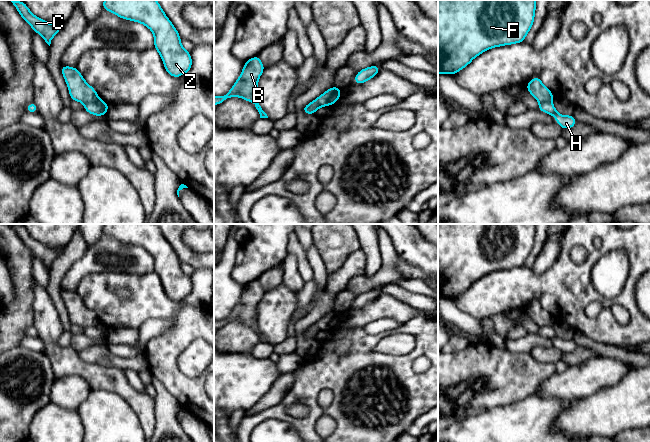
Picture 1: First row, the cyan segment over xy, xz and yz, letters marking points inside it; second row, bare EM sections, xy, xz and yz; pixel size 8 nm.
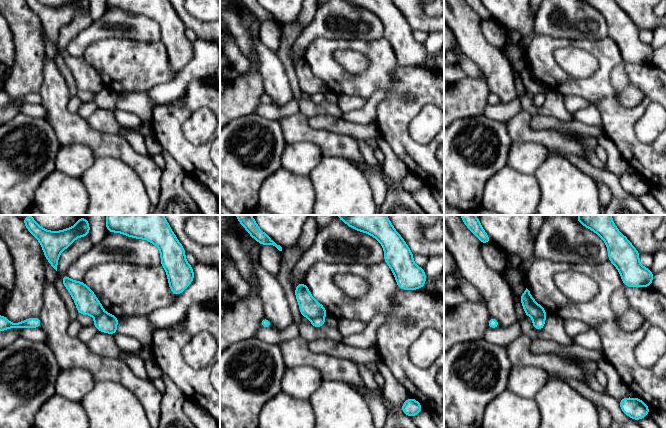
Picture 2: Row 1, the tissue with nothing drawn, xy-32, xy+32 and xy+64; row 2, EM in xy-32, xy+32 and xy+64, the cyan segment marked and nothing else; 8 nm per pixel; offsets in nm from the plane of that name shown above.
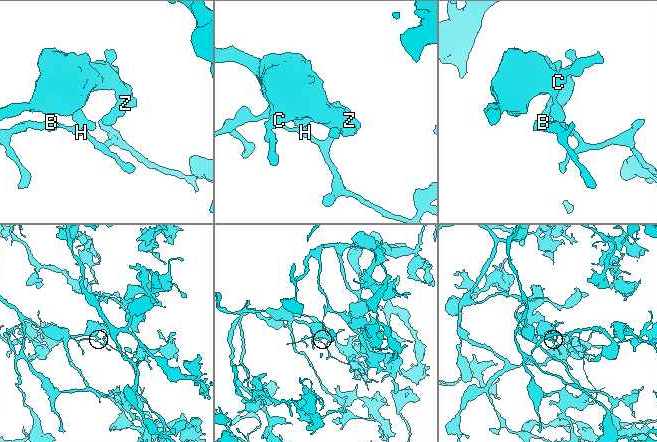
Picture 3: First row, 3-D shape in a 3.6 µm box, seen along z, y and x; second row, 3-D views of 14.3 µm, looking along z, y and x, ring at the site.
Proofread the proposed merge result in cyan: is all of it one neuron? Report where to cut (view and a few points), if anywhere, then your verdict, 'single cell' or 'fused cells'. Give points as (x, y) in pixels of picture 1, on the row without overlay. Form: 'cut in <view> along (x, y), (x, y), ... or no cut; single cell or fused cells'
cut in xy along (98, 322), (85, 328); fused cells

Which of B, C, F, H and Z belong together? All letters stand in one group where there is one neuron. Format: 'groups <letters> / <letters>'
groups B H / C F Z

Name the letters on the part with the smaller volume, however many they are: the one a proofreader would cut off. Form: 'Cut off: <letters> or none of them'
Cut off: B, H

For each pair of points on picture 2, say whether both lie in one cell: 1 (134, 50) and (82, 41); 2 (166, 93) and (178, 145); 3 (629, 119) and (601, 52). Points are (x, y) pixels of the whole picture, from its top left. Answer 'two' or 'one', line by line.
1: two
2: two
3: one

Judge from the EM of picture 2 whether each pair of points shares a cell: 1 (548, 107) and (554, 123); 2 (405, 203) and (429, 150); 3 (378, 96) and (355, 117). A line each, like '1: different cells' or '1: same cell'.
1: different cells
2: different cells
3: same cell

